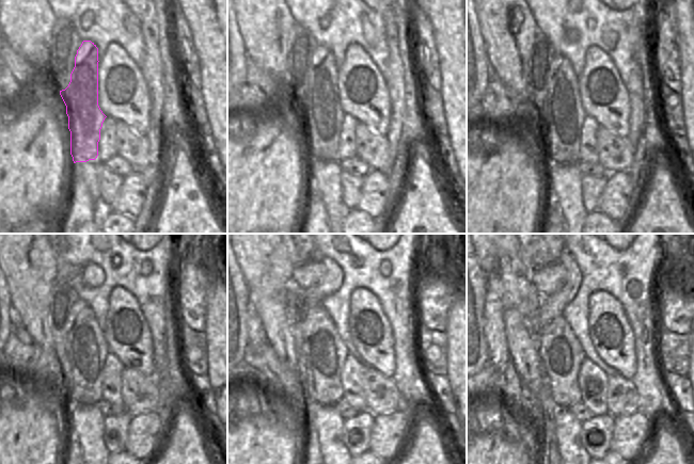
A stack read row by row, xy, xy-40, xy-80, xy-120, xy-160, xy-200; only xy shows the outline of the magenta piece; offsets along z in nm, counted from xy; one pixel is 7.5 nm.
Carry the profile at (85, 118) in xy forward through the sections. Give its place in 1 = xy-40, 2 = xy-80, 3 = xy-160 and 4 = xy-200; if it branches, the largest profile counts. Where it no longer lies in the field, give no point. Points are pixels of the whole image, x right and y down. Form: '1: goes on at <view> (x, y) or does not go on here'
1: goes on at xy-40 (322, 115)
2: goes on at xy-80 (558, 108)
3: goes on at xy-160 (320, 352)
4: goes on at xy-200 (558, 349)

